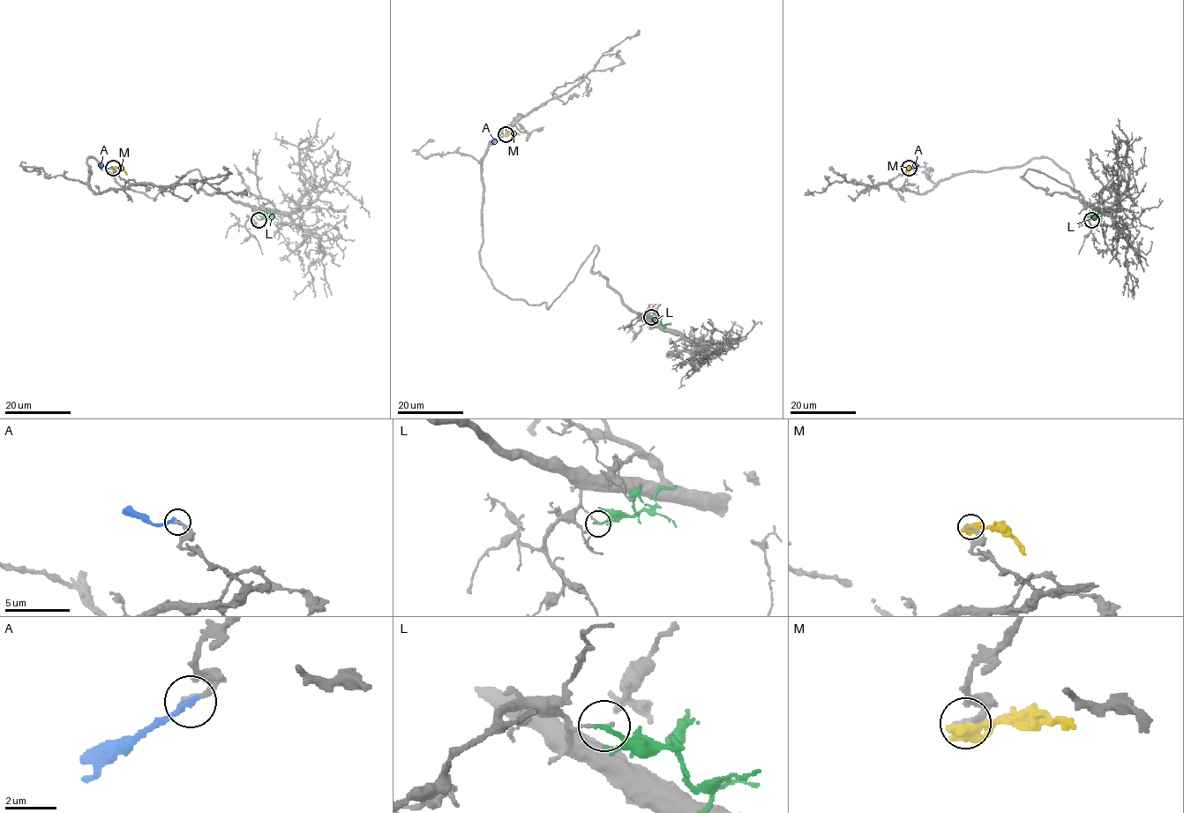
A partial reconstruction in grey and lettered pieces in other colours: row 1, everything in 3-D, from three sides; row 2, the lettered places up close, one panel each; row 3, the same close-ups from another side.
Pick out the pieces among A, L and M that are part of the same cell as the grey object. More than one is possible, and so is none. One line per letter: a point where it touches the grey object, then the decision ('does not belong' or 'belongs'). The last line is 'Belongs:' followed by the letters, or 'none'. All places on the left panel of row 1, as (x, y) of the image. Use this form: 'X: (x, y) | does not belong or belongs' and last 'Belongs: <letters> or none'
A: (112, 168) | belongs
L: (258, 220) | does not belong
M: (113, 168) | does not belong
Belongs: A

